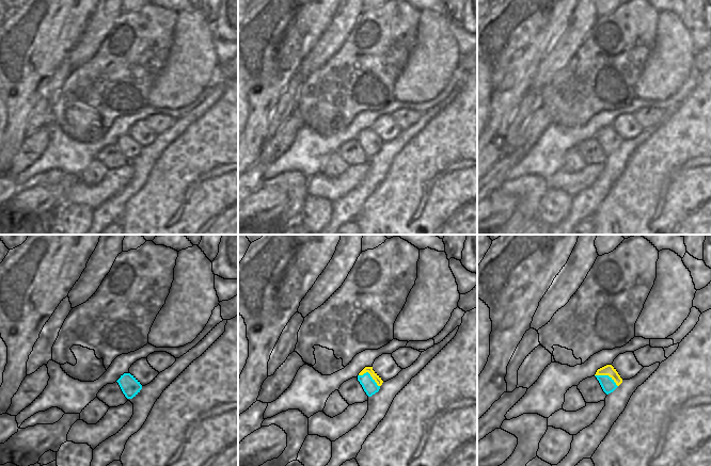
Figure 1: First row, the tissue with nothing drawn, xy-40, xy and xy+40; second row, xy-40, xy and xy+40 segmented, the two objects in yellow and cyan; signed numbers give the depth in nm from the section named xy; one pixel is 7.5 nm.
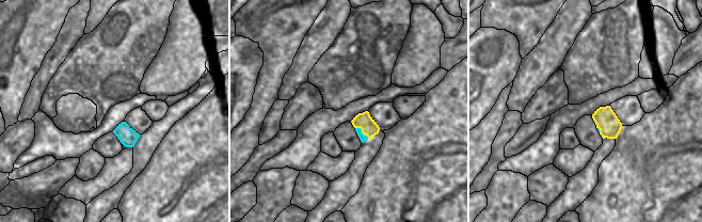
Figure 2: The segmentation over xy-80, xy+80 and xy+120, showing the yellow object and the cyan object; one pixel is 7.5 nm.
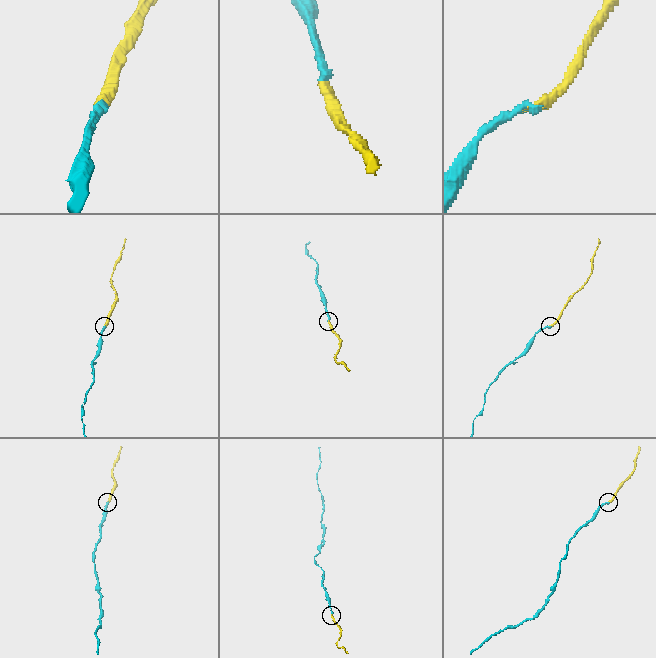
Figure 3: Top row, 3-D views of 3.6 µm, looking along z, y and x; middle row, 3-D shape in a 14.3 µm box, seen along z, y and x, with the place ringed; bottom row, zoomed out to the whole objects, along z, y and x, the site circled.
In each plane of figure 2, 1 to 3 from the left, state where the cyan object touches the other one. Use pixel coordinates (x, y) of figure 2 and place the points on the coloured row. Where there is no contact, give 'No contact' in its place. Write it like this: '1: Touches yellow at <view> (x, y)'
1: No contact
2: Touches yellow at xy+80 (362, 131)
3: Touches yellow at xy+120 (599, 128)

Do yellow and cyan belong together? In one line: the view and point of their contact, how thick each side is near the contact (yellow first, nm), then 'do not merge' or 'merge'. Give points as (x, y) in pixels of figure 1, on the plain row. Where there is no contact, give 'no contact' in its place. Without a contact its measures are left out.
xy+40 (606, 135) | 80/100 nm | do not merge

